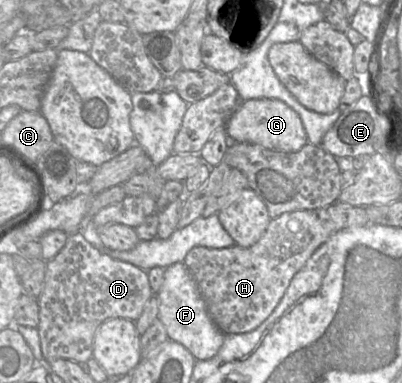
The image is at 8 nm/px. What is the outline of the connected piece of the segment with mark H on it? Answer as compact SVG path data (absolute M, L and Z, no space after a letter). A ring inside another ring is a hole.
M336 201L323 208L288 212L271 219L262 237L251 247L194 247L183 263L194 278L217 327L226 335L247 333L272 314L294 276L333 234L369 225L366 207Z

